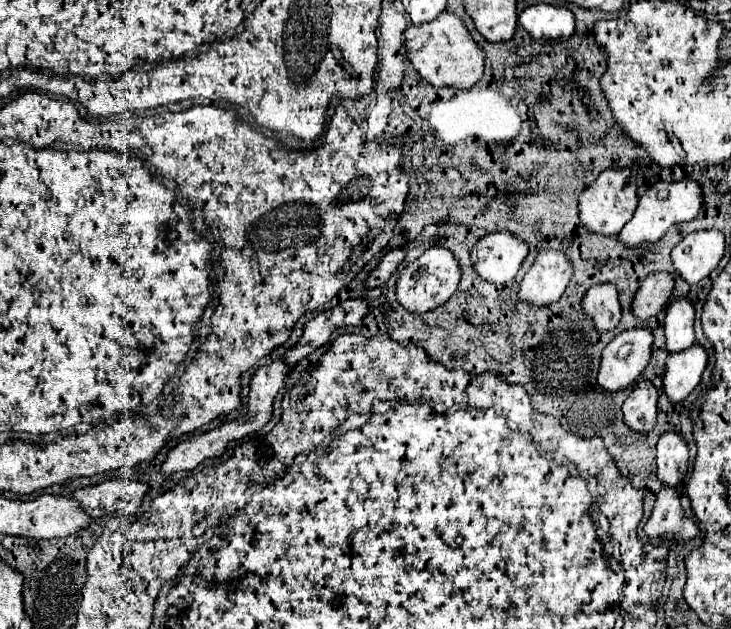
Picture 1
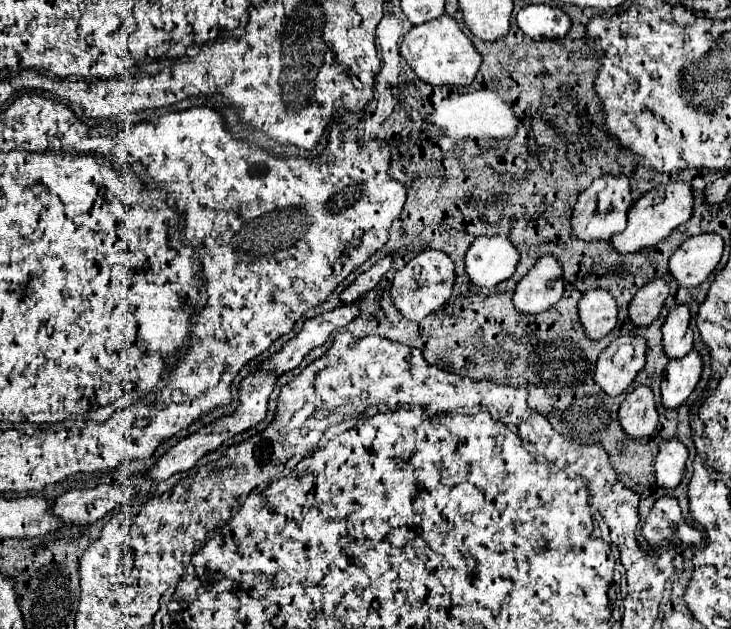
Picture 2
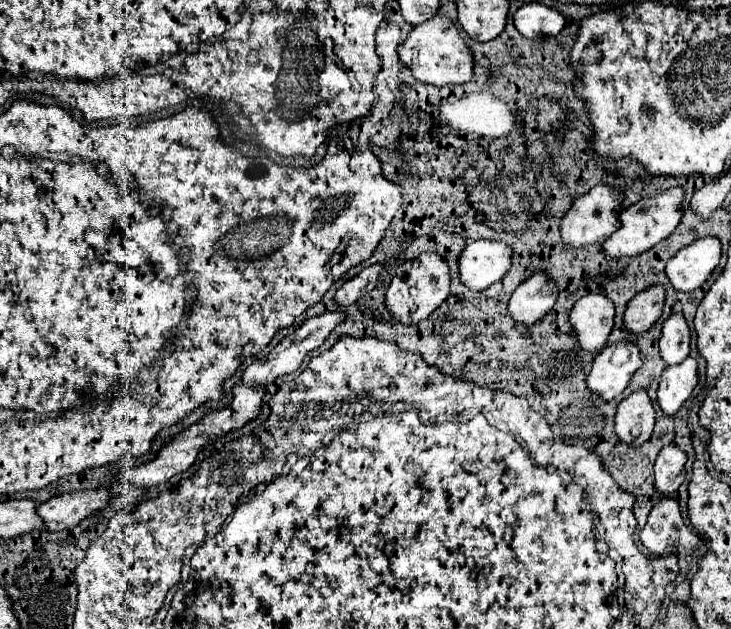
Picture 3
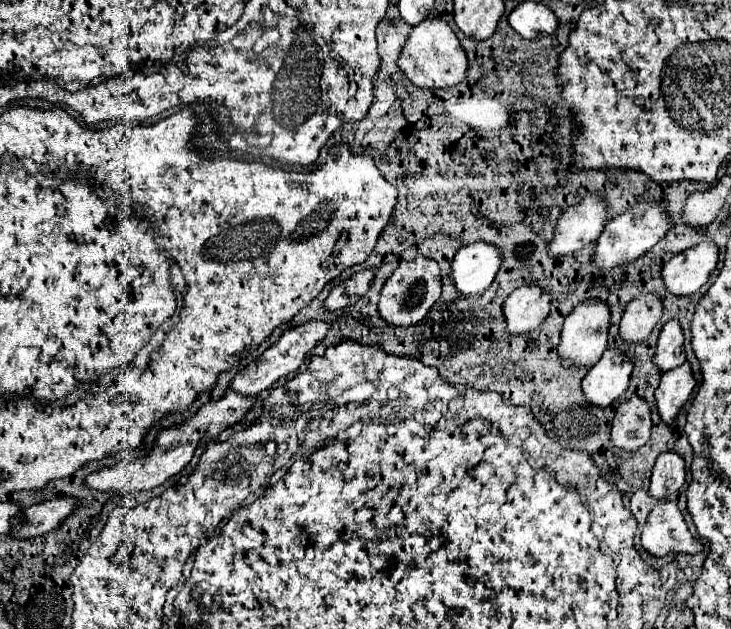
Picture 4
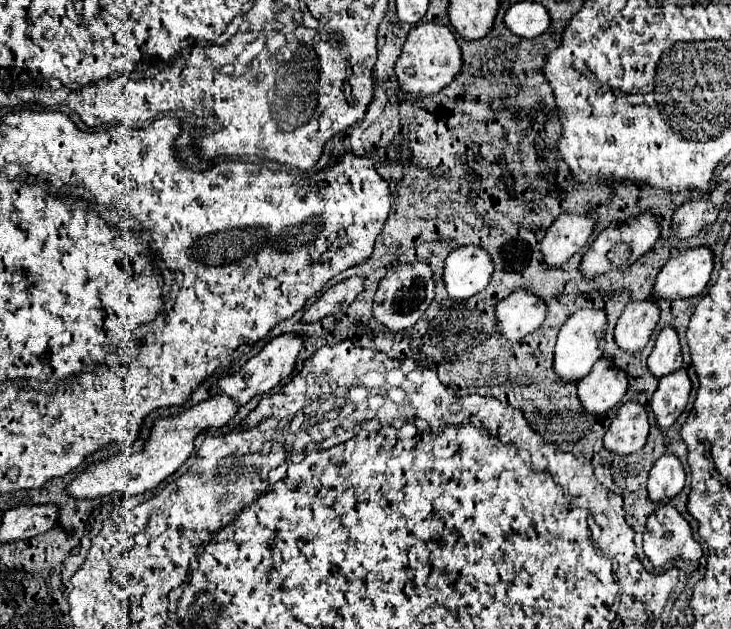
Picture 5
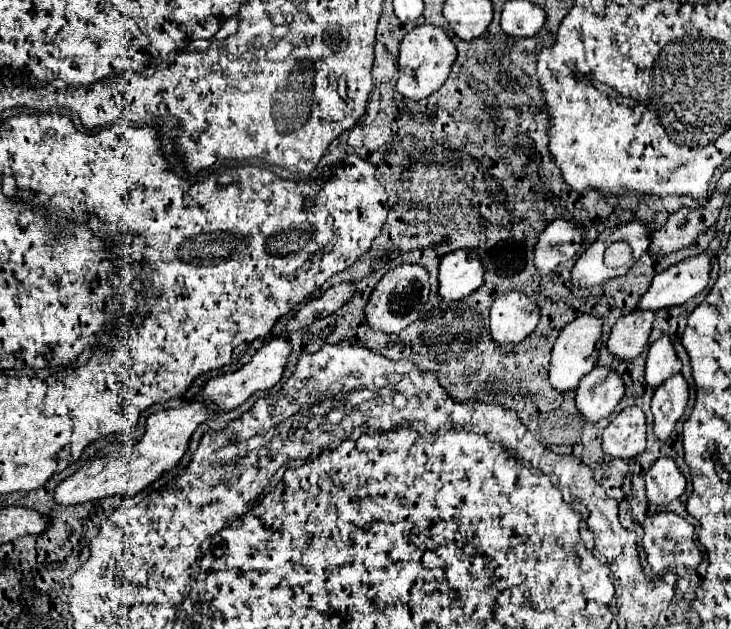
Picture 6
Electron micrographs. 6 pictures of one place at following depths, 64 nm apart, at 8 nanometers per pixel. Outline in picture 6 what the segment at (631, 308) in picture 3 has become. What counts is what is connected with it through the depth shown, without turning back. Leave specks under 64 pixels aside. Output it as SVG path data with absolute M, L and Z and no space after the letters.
M646 312L644 318L636 318L634 314L620 318L608 338L608 352L620 362L628 362L640 356L652 330L652 318L654 312Z

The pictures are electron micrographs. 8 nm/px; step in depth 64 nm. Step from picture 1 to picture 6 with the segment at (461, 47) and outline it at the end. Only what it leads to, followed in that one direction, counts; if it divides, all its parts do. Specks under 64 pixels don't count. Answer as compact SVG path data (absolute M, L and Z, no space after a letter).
M430 24L412 28L400 42L400 58L398 58L400 76L398 76L398 84L396 84L398 92L404 98L414 100L414 102L430 96L444 84L454 60L456 60L456 48L444 28L430 26Z

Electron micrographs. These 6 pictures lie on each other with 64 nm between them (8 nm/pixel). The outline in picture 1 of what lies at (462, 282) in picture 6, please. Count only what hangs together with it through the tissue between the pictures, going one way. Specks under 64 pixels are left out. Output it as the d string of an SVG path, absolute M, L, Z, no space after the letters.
M504 230L480 238L472 248L470 260L482 280L490 284L506 284L516 276L526 254L528 246Z

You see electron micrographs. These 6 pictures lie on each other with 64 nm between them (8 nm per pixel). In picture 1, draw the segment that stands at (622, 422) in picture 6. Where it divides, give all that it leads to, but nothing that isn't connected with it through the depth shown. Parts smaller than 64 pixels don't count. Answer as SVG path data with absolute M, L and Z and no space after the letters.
M640 380L622 406L624 424L634 432L654 430L656 404L658 404L658 392L656 392L654 384L648 380Z

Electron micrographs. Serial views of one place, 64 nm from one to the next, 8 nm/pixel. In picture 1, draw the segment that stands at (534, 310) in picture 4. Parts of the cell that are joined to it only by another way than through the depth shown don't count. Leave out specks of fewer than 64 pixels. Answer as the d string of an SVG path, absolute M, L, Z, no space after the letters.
M542 250L520 284L518 300L534 308L550 306L560 300L570 276L572 266L564 252Z

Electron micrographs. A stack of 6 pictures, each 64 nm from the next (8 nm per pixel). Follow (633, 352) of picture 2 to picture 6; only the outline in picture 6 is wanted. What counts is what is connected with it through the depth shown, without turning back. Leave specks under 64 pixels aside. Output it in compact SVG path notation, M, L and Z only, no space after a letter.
M596 366L588 378L580 380L576 390L576 406L588 422L608 418L624 396L624 382L614 370Z

